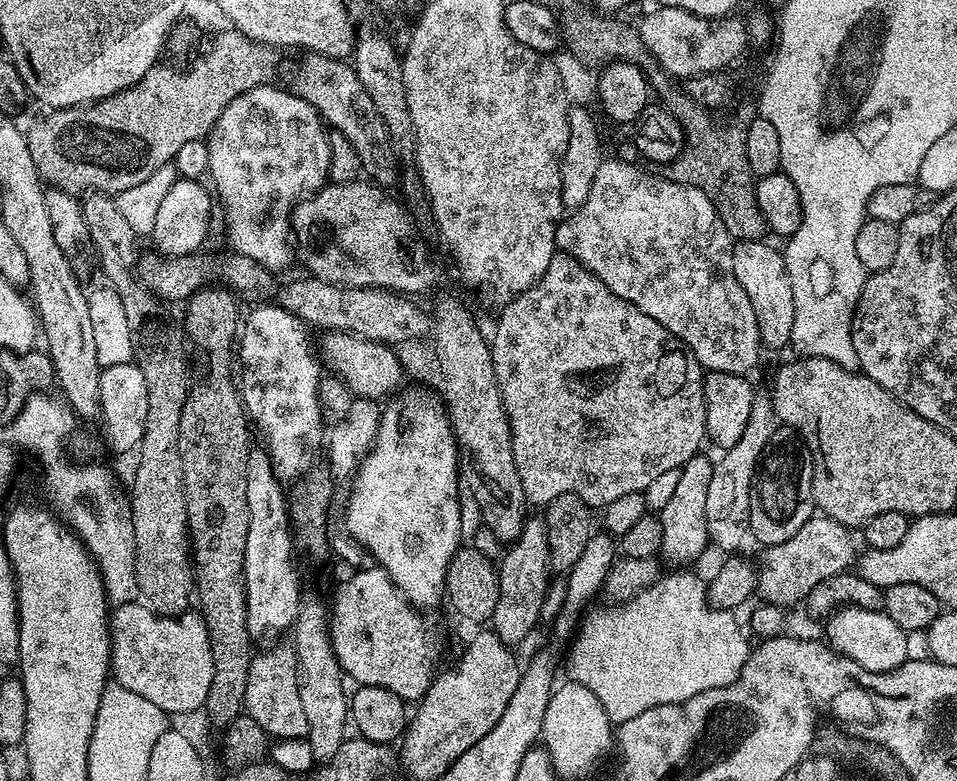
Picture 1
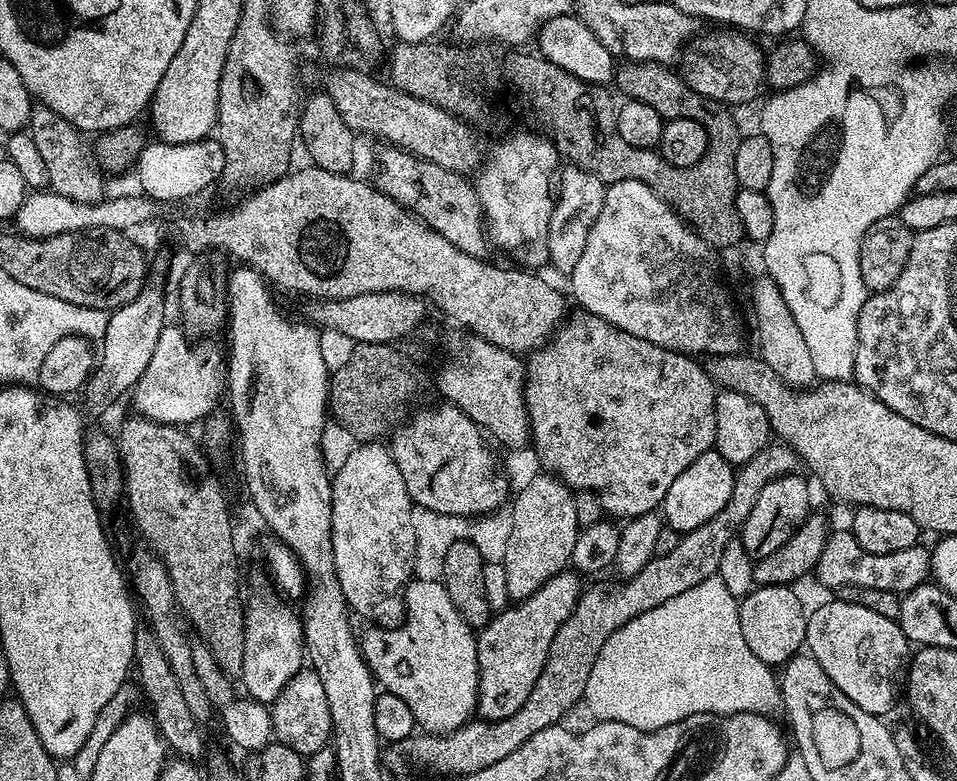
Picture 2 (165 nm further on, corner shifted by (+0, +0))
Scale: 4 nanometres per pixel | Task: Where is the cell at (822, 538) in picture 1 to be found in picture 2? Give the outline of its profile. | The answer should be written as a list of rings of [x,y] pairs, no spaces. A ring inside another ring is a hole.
[[[851,530],[833,531],[829,535],[826,550],[822,550],[822,558],[818,558],[814,569],[817,579],[833,590],[862,586],[870,590],[890,590],[901,594],[925,583],[931,571],[932,554],[927,547],[923,548],[923,543],[918,542],[912,548],[898,550],[898,554],[870,554],[870,550],[862,550],[862,546],[858,546],[858,538],[854,538]]]

